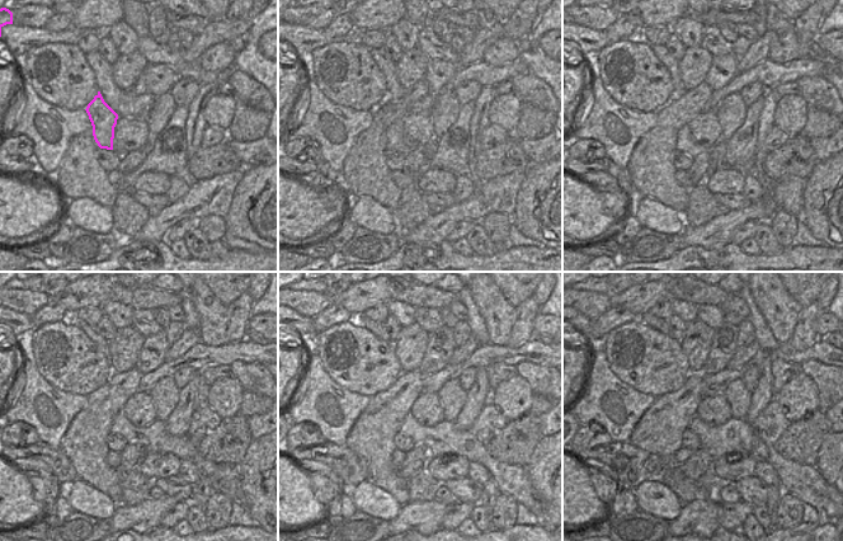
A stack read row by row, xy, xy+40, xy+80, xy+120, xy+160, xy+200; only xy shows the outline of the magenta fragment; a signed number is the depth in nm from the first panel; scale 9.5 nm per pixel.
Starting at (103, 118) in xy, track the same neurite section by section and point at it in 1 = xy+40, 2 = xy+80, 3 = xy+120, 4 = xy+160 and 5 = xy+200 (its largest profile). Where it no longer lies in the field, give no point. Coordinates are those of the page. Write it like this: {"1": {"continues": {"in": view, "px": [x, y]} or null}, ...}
{"1": {"continues": {"in": "xy+40", "px": [394, 133]}}, "2": {"continues": {"in": "xy+80", "px": [686, 144]}}, "3": {"continues": {"in": "xy+120", "px": [155, 437]}}, "4": {"continues": {"in": "xy+160", "px": [444, 438]}}, "5": {"continues": {"in": "xy+200", "px": [735, 437]}}}

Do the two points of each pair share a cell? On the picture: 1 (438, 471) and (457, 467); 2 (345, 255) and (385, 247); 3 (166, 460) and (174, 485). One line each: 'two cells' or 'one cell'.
1: one cell
2: one cell
3: two cells

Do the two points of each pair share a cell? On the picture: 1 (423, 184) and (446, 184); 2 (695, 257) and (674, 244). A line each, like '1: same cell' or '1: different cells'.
1: same cell
2: different cells

